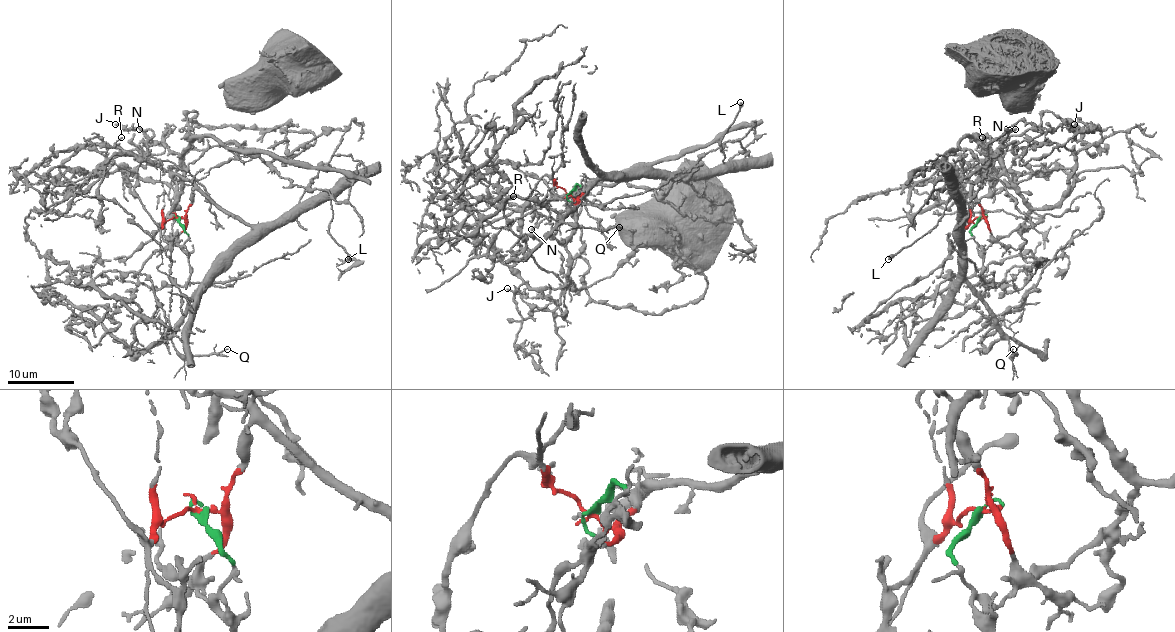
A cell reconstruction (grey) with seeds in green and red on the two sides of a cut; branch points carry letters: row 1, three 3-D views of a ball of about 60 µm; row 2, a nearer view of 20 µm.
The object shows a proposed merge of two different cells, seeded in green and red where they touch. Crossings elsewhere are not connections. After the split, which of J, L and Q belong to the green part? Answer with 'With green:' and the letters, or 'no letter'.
With green: J

